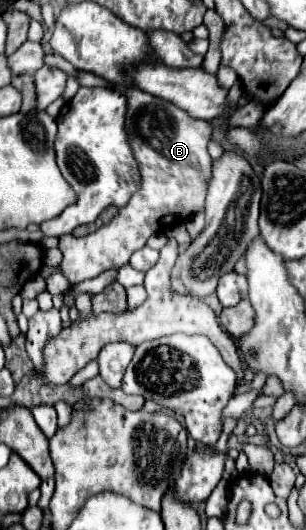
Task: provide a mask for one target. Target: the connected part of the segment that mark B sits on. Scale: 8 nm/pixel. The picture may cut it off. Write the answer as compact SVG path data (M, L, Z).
M129 89L125 95L129 103L125 127L139 163L141 189L123 209L119 209L109 225L85 237L61 237L61 271L73 285L93 279L107 269L117 269L129 263L129 257L137 249L145 247L153 233L165 229L171 219L185 221L187 217L205 209L207 183L211 179L211 157L207 153L207 143L213 135L213 125L209 121L195 119L173 103L141 89Z

